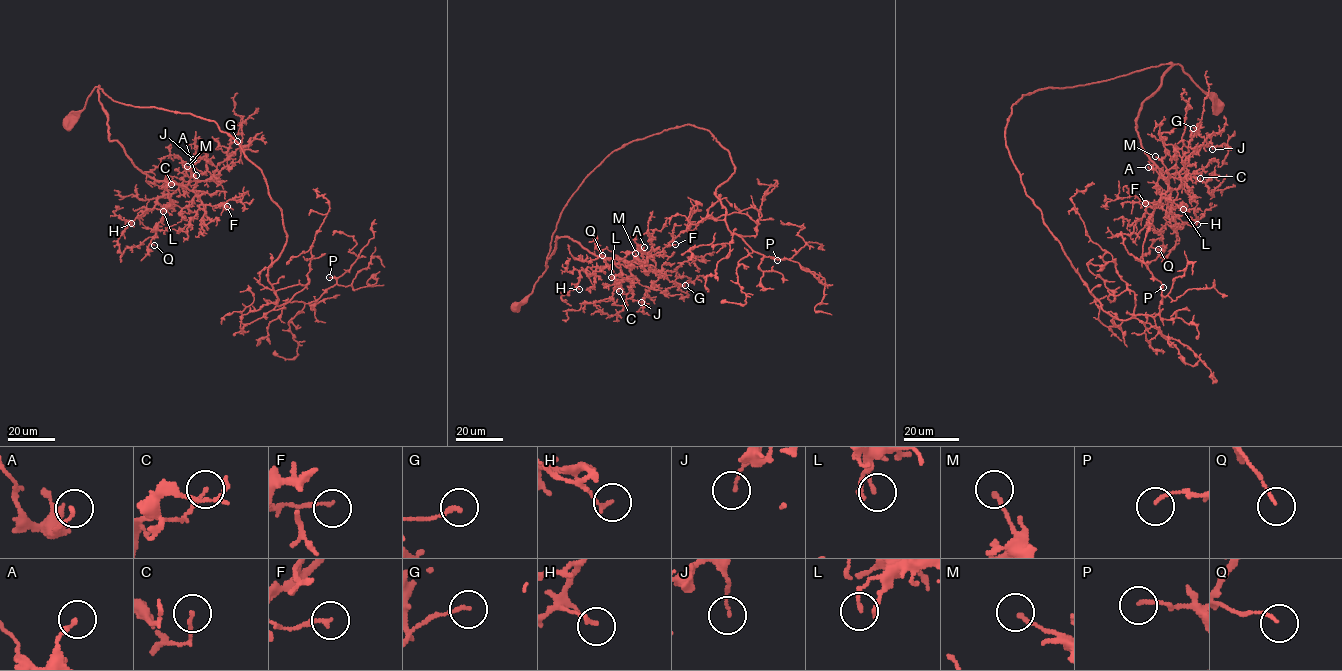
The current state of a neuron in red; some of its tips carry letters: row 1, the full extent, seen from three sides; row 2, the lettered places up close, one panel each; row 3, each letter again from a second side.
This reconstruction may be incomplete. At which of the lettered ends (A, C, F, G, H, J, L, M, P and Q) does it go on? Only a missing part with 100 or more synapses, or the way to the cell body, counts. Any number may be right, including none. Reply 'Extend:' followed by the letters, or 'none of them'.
Extend: none of them

